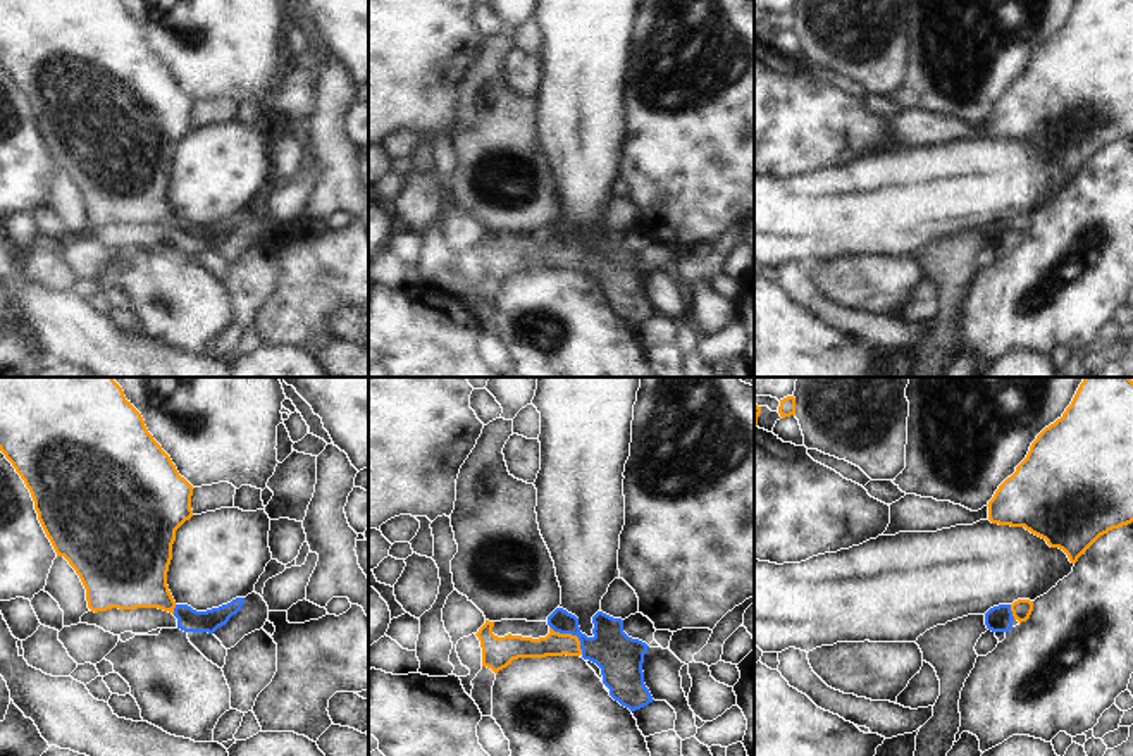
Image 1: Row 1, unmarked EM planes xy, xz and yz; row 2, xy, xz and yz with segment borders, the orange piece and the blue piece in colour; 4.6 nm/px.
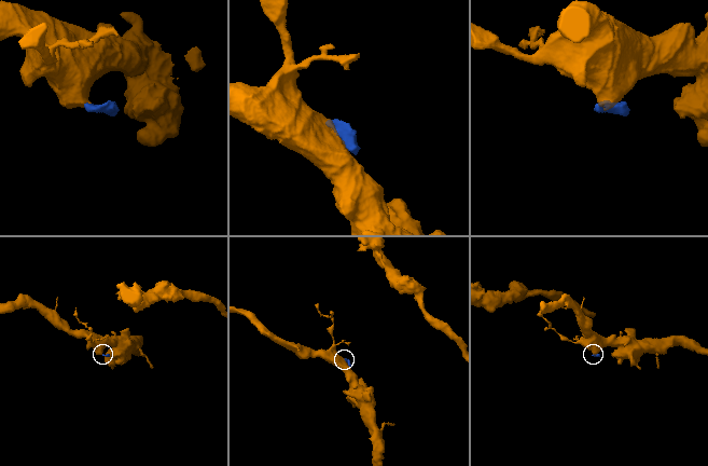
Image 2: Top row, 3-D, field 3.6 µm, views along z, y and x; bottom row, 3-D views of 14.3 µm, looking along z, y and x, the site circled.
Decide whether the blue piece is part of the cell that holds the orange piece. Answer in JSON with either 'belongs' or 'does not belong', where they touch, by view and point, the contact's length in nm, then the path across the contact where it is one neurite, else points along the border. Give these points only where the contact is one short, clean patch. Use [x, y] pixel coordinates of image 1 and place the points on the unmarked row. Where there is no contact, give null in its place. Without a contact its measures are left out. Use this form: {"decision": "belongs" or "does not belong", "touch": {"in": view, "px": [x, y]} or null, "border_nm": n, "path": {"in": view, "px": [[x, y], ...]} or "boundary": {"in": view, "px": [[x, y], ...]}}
{"decision": "belongs", "touch": {"in": "xz", "px": [570, 248]}, "border_nm": 200, "path": {"in": "xz", "px": [[553, 259], [570, 248], [619, 271]]}}

